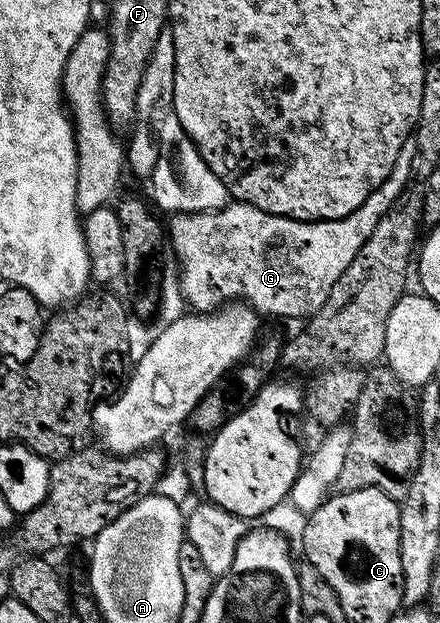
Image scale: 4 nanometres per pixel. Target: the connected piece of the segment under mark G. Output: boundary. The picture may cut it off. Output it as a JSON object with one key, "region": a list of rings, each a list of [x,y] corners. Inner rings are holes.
{"region":[[[407,141],[390,175],[370,199],[337,221],[295,221],[275,217],[253,205],[229,203],[211,213],[180,213],[170,221],[170,249],[180,260],[180,294],[195,312],[209,313],[243,299],[257,314],[307,319],[326,303],[326,295],[350,267],[354,255],[370,239],[378,219],[402,191],[410,175],[414,143]]]}

